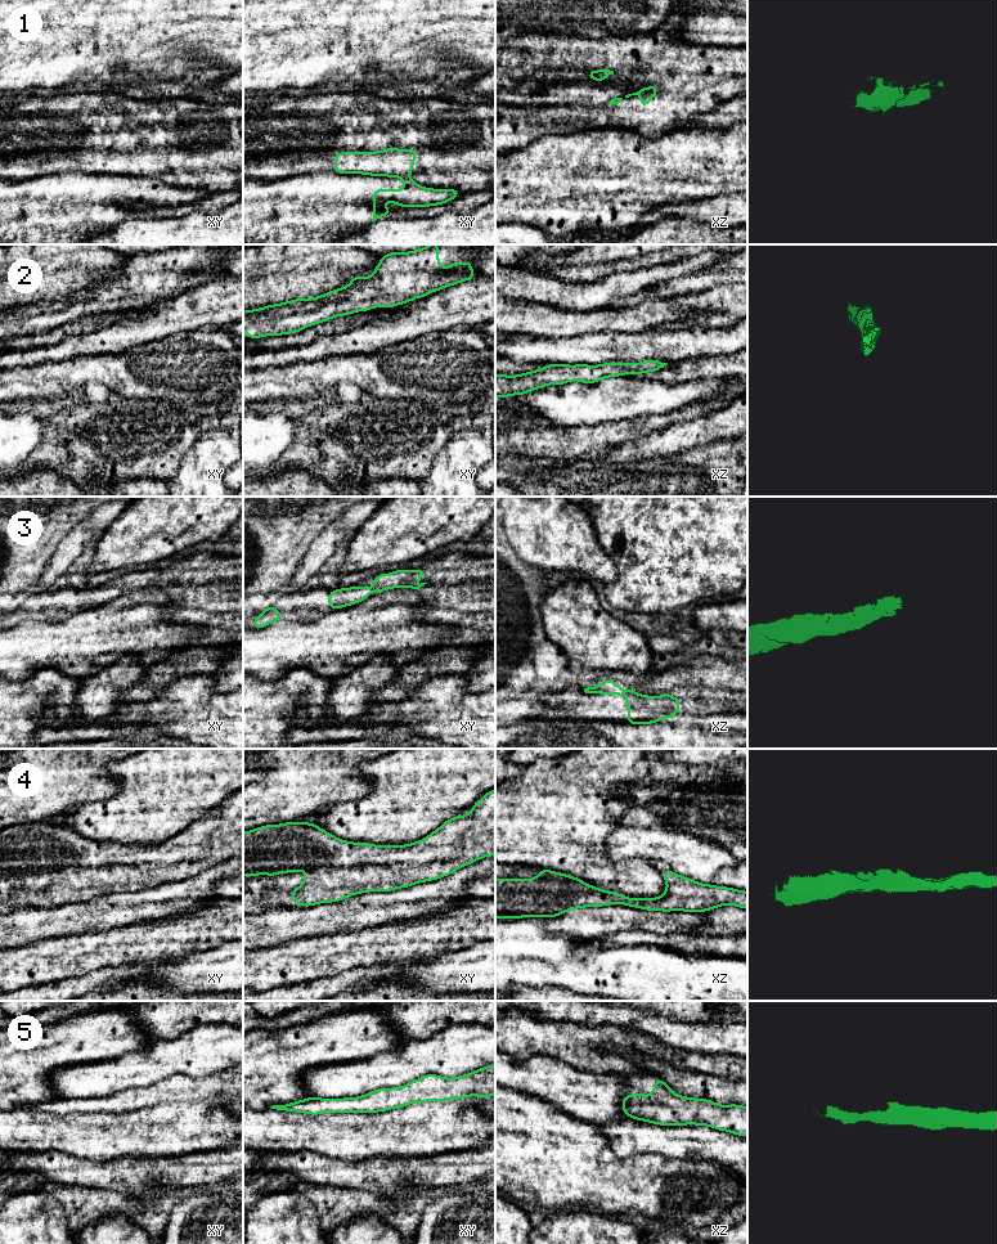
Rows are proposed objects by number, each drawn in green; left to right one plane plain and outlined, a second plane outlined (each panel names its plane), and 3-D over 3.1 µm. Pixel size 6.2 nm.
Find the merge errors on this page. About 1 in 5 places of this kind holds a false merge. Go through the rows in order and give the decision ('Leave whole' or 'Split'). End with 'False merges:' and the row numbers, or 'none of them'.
1: Split
2: Leave whole
3: Leave whole
4: Leave whole
5: Leave whole
False merges: 1

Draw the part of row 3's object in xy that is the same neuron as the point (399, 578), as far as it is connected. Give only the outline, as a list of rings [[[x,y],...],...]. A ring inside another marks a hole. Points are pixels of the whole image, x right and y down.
[[[395,570],[391,574],[381,574],[374,576],[374,585],[369,587],[351,587],[342,589],[333,589],[328,594],[328,605],[332,610],[338,610],[354,603],[363,602],[372,592],[380,593],[386,589],[410,587],[419,589],[427,583],[417,584],[418,578],[423,578],[426,571],[421,570]]]

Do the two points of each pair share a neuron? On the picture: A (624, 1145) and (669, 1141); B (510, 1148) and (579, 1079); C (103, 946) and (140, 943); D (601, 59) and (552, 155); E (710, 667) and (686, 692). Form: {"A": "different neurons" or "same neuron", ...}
{"A": "same neuron", "B": "different neurons", "C": "same neuron", "D": "different neurons", "E": "different neurons"}

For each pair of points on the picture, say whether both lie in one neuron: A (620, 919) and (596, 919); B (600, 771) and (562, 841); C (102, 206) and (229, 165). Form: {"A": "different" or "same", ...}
{"A": "same", "B": "same", "C": "different"}

